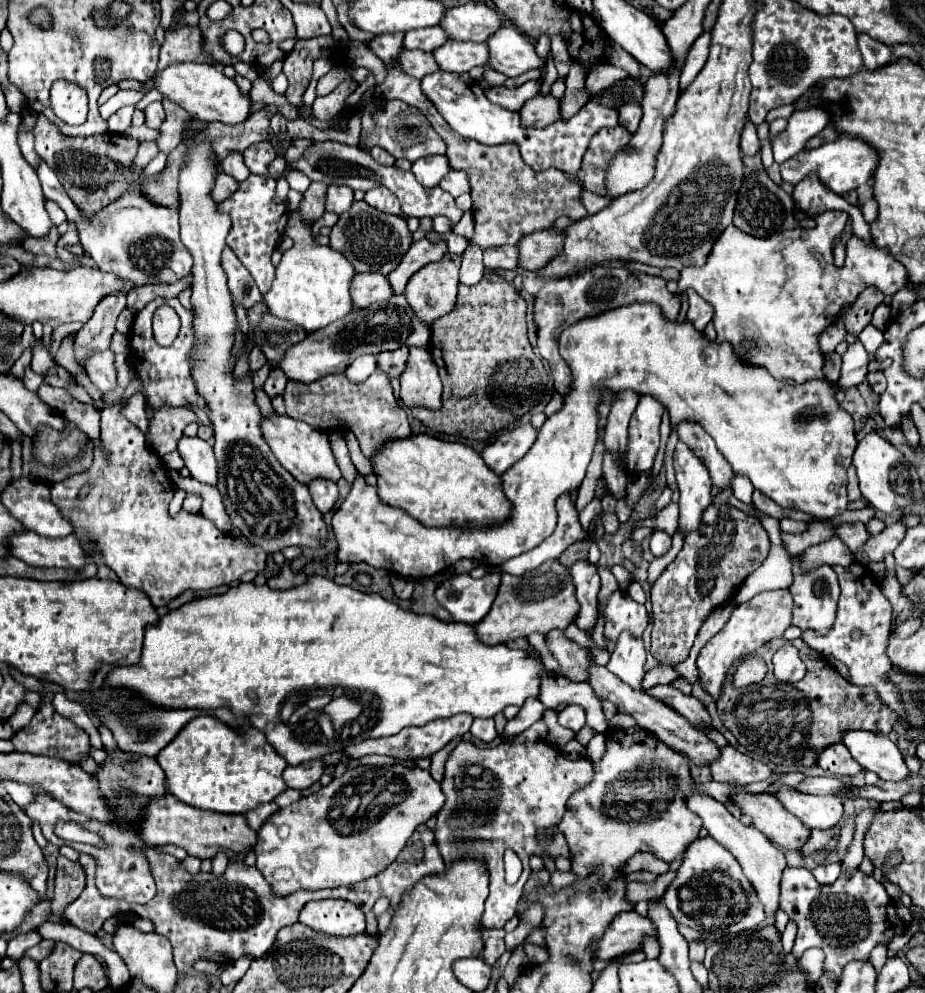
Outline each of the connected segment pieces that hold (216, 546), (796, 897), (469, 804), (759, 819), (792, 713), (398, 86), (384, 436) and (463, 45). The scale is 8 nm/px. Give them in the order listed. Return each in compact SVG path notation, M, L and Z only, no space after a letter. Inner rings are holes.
M117 354L115 364L119 388L111 396L103 396L107 408L101 412L101 446L95 448L93 466L51 488L51 500L75 526L75 534L83 540L89 558L93 556L93 544L85 540L85 534L93 536L105 564L119 580L125 586L143 590L153 606L167 606L185 590L211 590L233 582L247 570L263 572L267 568L267 552L263 548L223 534L203 514L181 510L177 518L169 516L167 506L175 488L167 470L161 458L147 448L143 432L121 416L125 404L115 404L135 374L131 358ZM85 484L91 488L85 498L79 498Z
M785 868L781 876L779 906L799 926L793 946L795 956L801 956L813 946L821 948L825 952L825 972L833 972L835 976L841 976L843 966L851 960L869 960L869 954L877 944L889 944L891 938L905 928L895 914L895 904L887 896L885 886L859 870L853 878L841 876L835 884L821 886L807 868Z
M461 740L451 750L441 782L447 802L437 814L435 840L445 862L455 858L481 858L487 862L491 894L485 902L485 928L503 928L503 924L515 916L523 886L531 874L531 854L549 854L551 858L571 856L559 830L553 832L551 840L537 840L537 834L539 826L557 826L561 822L569 796L585 788L591 776L593 768L587 758L571 762L545 742L503 742L495 748L477 748L469 740ZM507 848L515 850L523 862L523 874L513 886L503 878L503 852Z
M735 788L733 802L741 806L743 814L753 818L753 826L757 830L761 830L773 844L785 850L801 850L811 836L811 830L775 796L743 794L741 788Z
M801 638L793 640L793 646L807 666L805 678L795 684L777 682L771 668L763 686L757 684L737 690L729 684L731 676L725 678L725 686L717 698L717 712L725 728L749 750L747 754L753 754L757 760L773 762L779 770L801 770L813 766L821 750L839 744L847 730L867 730L885 736L893 730L899 716L879 700L873 688L849 684L827 660L821 662L821 654L809 648Z
M391 32L391 34L379 34L369 42L369 48L383 60L383 64L389 66L385 84L375 88L375 96L387 98L387 100L401 100L409 106L419 108L435 132L443 136L447 144L447 160L451 164L451 170L463 170L469 176L471 186L471 198L473 198L473 220L475 220L475 232L471 236L469 244L479 246L481 250L487 250L489 246L503 246L503 244L519 244L519 238L535 232L535 230L547 230L553 226L553 222L559 216L571 216L573 220L579 220L587 216L587 210L579 202L581 186L577 182L571 182L563 172L557 168L549 168L545 172L535 172L523 164L519 156L519 148L515 144L499 144L499 146L487 146L479 144L475 140L467 140L459 136L455 130L447 126L443 116L435 110L435 106L427 100L427 96L421 90L421 80L407 76L397 60L403 52L403 32Z
M375 370L365 382L357 384L347 378L323 378L315 384L287 382L283 400L291 418L307 422L317 430L327 432L341 426L343 430L355 432L365 456L373 456L373 452L377 452L385 440L411 436L409 418L393 396L391 378L379 370Z
M451 40L451 44L445 44L443 48L439 48L439 52L433 52L433 56L439 62L441 70L469 72L475 66L487 66L489 48L487 44Z

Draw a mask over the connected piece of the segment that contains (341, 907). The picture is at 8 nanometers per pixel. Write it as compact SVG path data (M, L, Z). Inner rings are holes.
M347 900L307 902L299 914L299 922L331 936L353 936L365 932L365 914Z

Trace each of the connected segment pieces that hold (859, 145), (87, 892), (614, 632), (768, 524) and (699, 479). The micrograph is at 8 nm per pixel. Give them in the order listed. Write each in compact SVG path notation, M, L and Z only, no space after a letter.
M841 134L835 142L821 144L819 148L813 148L813 150L803 150L797 156L793 156L791 160L783 162L781 178L783 178L783 182L789 182L795 186L807 174L817 172L825 186L829 186L837 194L843 194L843 192L855 190L861 184L873 182L877 164L879 164L879 154L871 144L867 144L865 140L855 140L855 136L851 136L851 134Z
M81 854L83 870L87 874L87 886L81 892L81 896L67 906L65 910L65 918L91 934L97 934L101 930L101 924L115 916L115 914L124 913L127 911L125 901L113 898L105 898L101 896L101 892L95 886L95 858L89 854Z
M623 588L615 590L609 596L601 614L605 618L605 636L613 642L615 636L619 636L619 632L623 630L629 630L633 636L641 636L649 620L645 606L631 600L631 596L627 596L627 590Z
M755 508L757 520L763 524L771 538L771 550L765 562L743 582L739 592L735 594L735 602L743 604L751 600L755 594L763 590L787 590L793 584L793 556L787 552L783 538L781 538L781 526L779 520L773 516L763 514Z
M677 442L675 448L675 472L677 484L681 492L681 514L679 528L687 534L691 528L697 528L703 508L711 504L711 476L709 470L701 464L701 460L693 454L693 450L685 442Z

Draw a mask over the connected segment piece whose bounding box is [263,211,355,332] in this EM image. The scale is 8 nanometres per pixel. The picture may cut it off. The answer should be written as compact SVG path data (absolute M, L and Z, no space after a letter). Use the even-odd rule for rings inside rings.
M298 211L289 214L285 235L289 236L295 244L287 250L281 262L275 268L275 280L271 290L263 296L269 312L277 318L289 320L307 332L319 330L335 320L341 320L351 312L351 296L349 286L355 276L351 264L329 246L321 246L313 240L313 236L306 220Z

